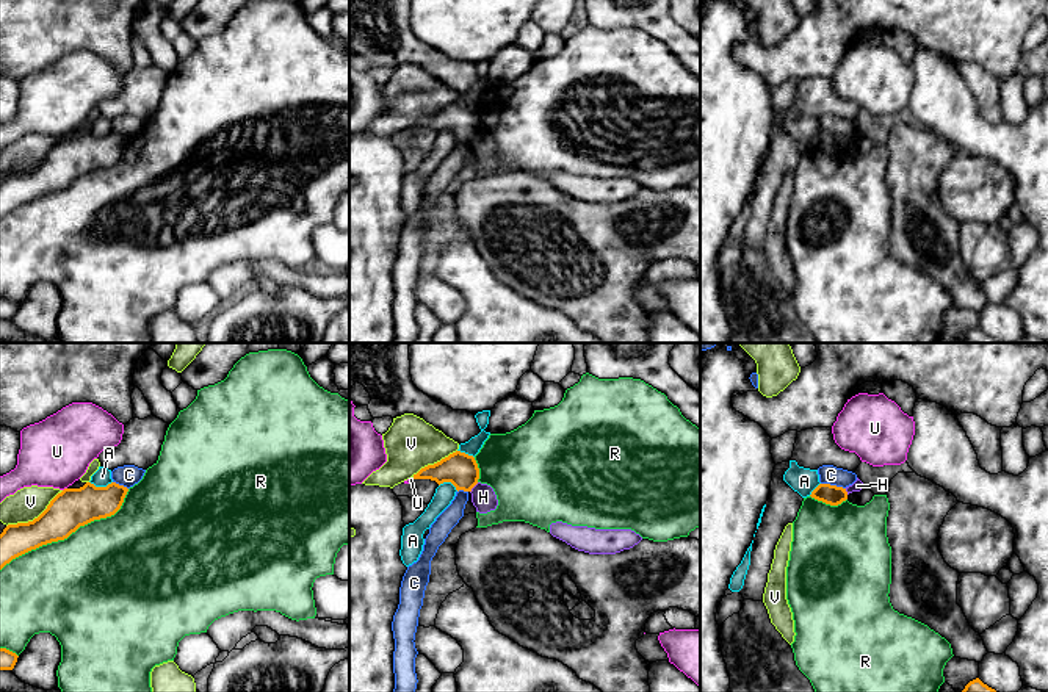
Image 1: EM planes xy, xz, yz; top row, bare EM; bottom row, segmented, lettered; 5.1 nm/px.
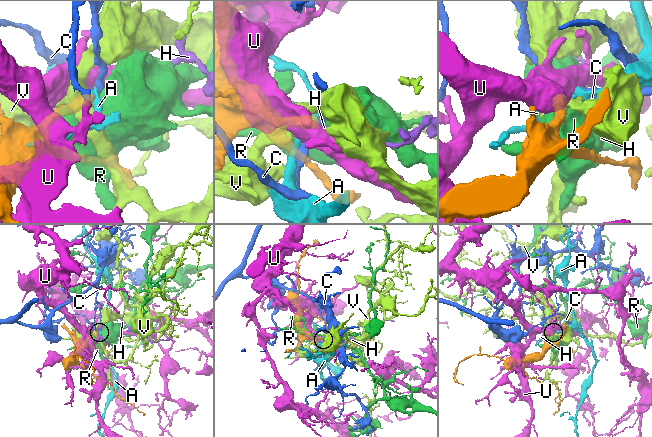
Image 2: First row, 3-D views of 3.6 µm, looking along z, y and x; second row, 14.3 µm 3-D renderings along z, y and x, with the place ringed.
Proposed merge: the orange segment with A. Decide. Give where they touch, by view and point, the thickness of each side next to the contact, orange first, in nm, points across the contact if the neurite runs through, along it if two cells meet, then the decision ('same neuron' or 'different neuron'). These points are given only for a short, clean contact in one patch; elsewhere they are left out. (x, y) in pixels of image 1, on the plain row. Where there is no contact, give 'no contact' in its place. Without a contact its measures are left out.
xy (101, 136) | 200/90 nm | along xy (90, 130), (96, 135), (112, 132) | different neuron

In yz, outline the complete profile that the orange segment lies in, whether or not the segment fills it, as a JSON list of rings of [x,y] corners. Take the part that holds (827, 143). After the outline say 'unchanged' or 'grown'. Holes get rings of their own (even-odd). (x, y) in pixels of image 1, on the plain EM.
[[[819,133],[810,144],[811,147],[830,155],[838,155],[847,149],[847,141],[843,136]]] | unchanged

